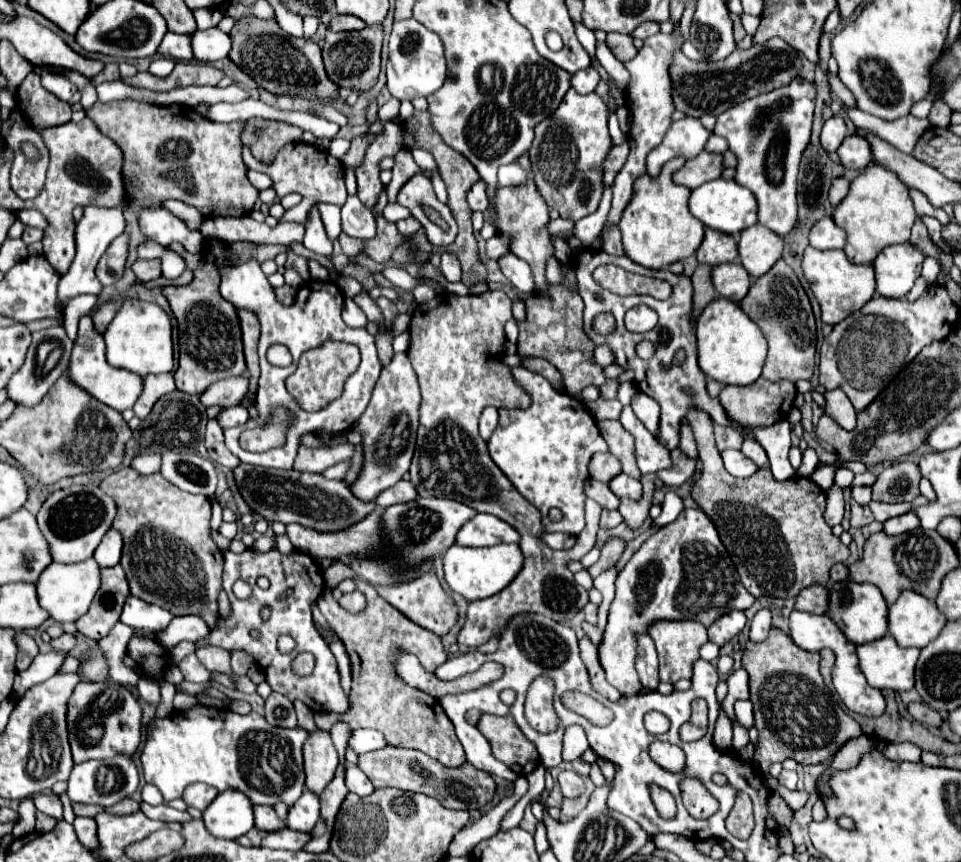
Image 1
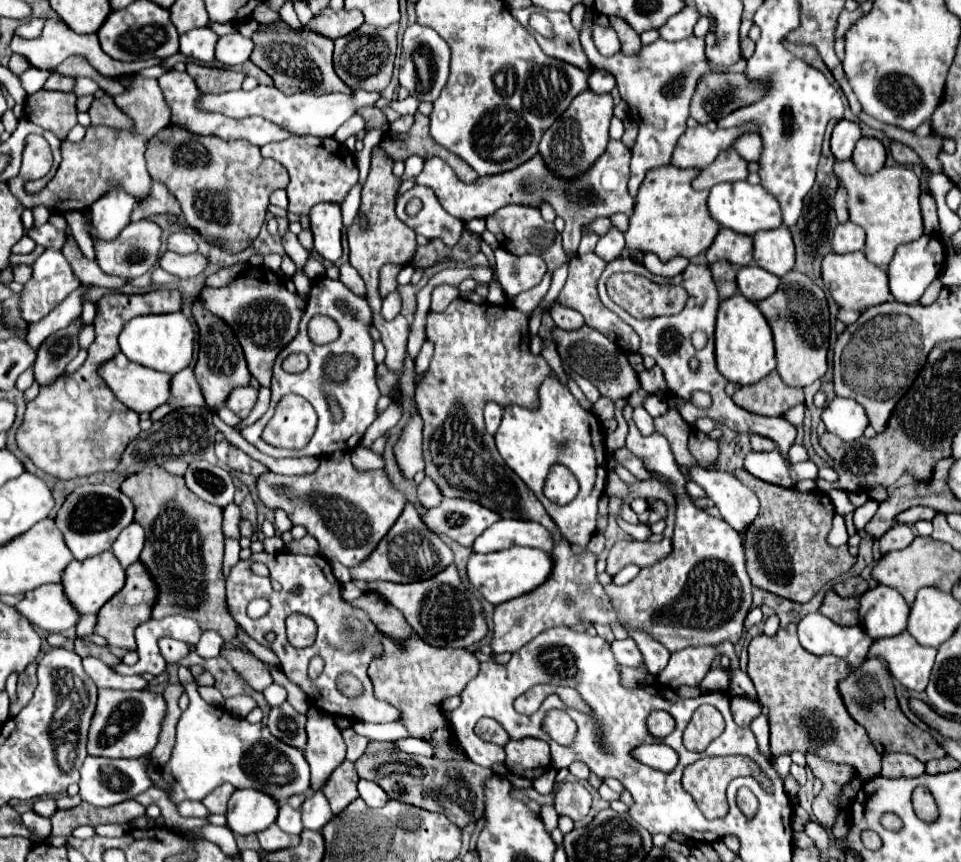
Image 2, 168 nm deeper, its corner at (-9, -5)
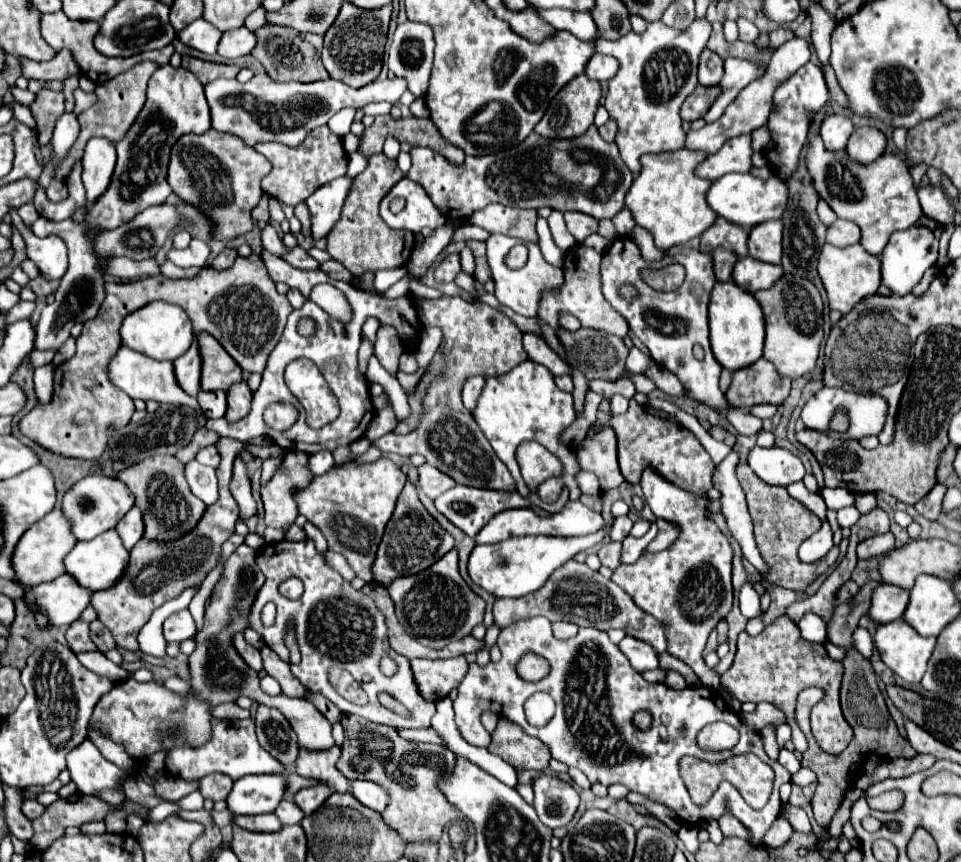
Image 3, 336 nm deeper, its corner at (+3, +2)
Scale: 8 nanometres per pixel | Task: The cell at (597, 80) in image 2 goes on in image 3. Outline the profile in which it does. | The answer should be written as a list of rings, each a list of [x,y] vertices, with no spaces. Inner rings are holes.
[[[594,54],[586,64],[586,76],[596,82],[606,82],[616,74],[618,68],[620,68],[620,64],[616,62],[616,58]]]

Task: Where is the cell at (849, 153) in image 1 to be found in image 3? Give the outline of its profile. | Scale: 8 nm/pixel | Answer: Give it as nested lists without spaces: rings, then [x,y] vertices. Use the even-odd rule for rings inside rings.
[[[856,128],[848,140],[846,152],[852,160],[868,164],[874,162],[886,148],[886,136],[876,128]]]

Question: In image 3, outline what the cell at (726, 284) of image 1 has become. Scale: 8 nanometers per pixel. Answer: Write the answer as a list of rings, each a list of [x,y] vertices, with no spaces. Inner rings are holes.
[[[750,256],[740,258],[732,270],[732,280],[746,292],[766,290],[782,276],[782,266],[772,266]]]

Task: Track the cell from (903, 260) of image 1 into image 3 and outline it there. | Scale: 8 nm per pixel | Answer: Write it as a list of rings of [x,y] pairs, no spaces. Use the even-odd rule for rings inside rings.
[[[922,216],[912,228],[904,232],[894,232],[890,236],[888,246],[884,248],[880,256],[882,264],[882,284],[886,284],[894,294],[906,296],[912,292],[912,288],[920,282],[922,274],[934,266],[938,258],[938,238],[942,234],[942,224],[936,220],[930,220],[928,216]]]

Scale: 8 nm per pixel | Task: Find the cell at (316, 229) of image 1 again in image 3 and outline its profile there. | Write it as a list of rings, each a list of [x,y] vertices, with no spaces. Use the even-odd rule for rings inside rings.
[[[336,178],[336,182],[330,182],[328,186],[322,186],[320,190],[316,190],[316,194],[312,194],[306,200],[306,206],[310,210],[310,218],[312,218],[312,238],[320,240],[324,238],[330,228],[334,226],[334,222],[340,218],[340,210],[344,204],[344,198],[350,190],[350,178]]]

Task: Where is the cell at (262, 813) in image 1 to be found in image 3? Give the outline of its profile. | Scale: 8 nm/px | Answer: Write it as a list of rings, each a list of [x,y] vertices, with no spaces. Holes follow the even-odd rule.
[[[282,798],[282,802],[280,802],[278,808],[274,810],[274,814],[278,816],[278,820],[280,820],[284,826],[300,824],[300,820],[304,818],[304,812],[294,804],[292,798]]]

